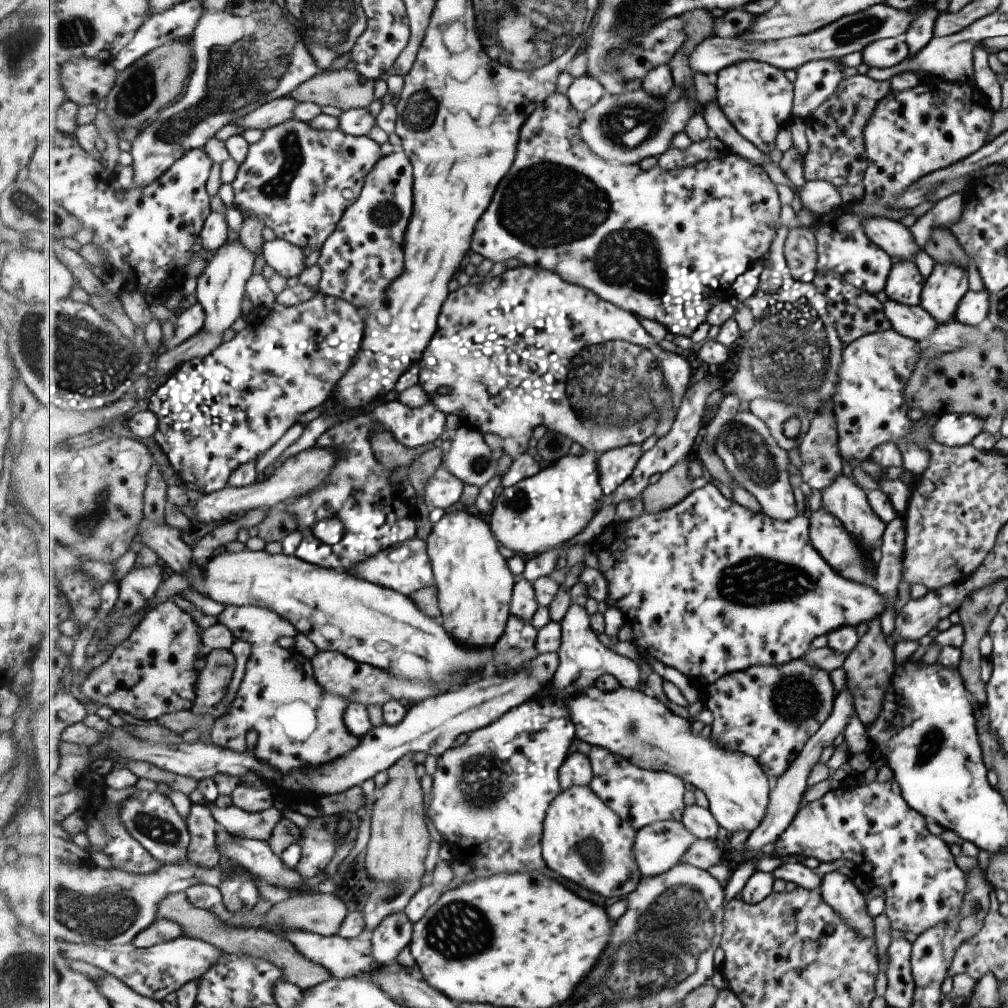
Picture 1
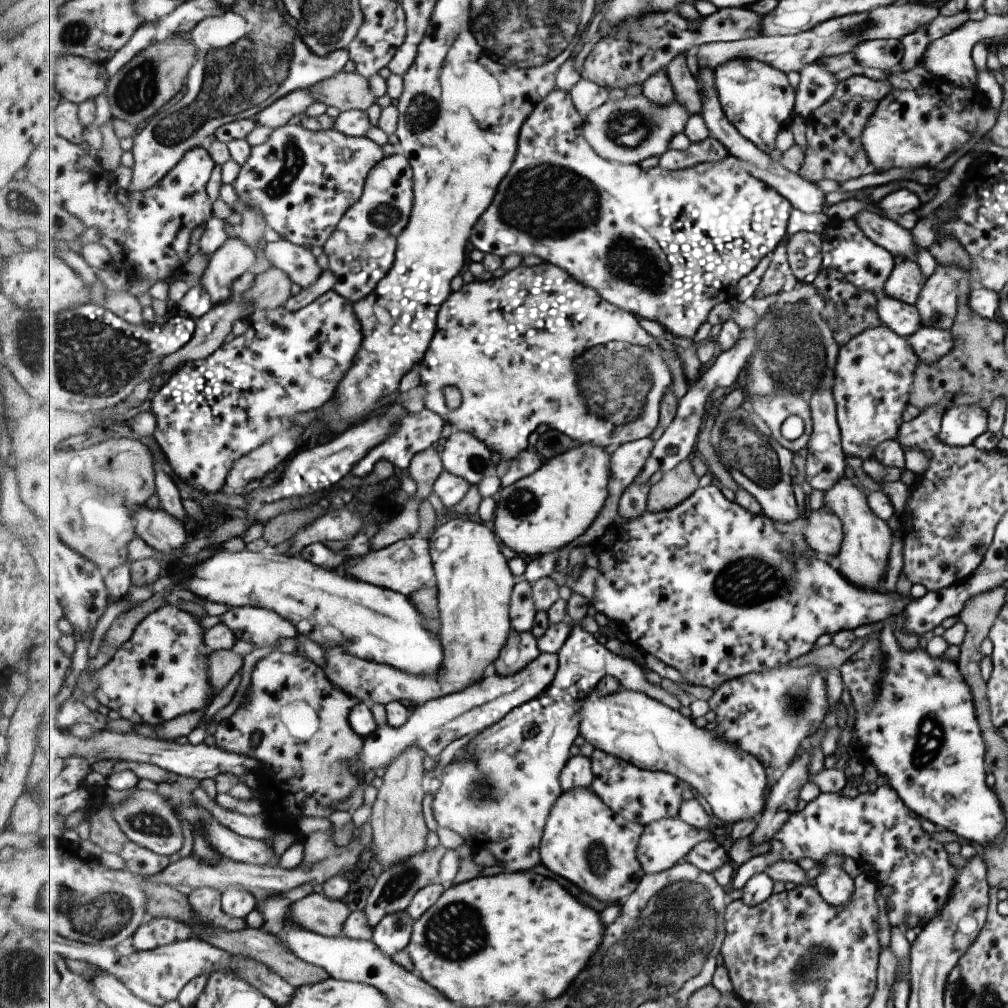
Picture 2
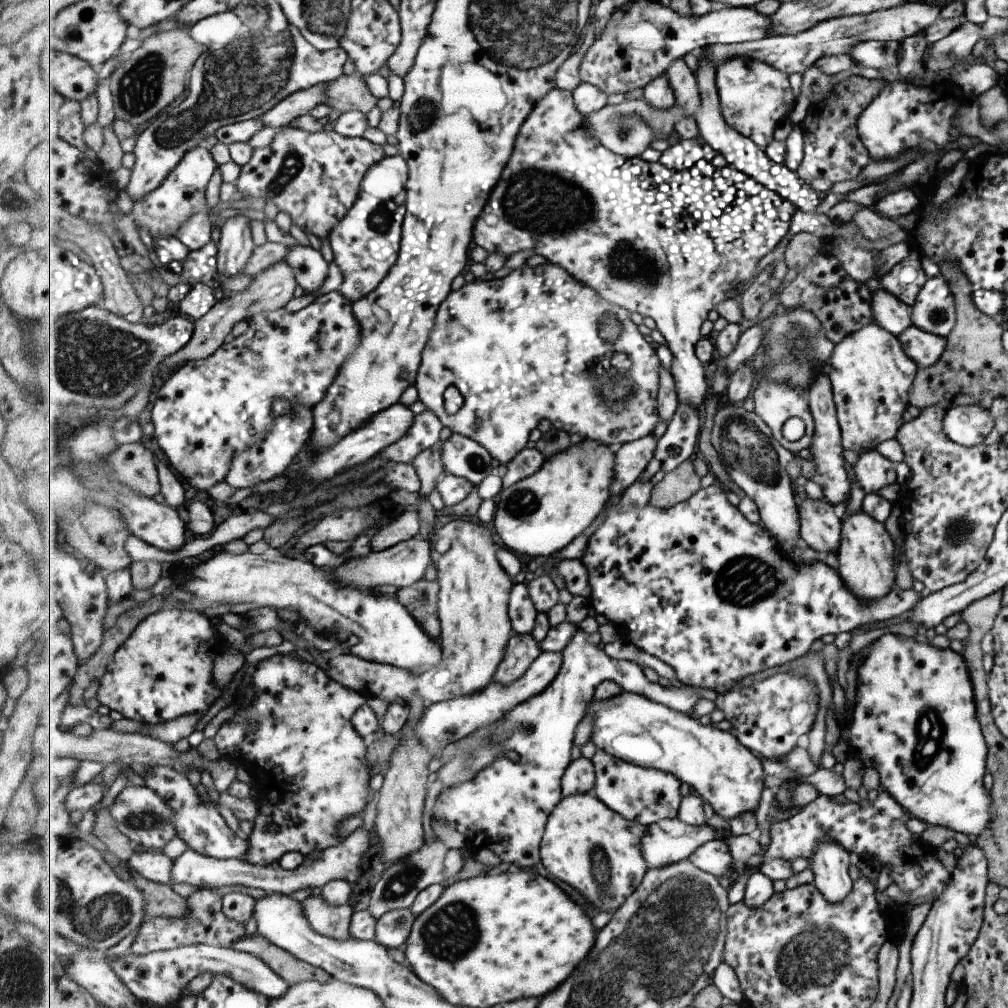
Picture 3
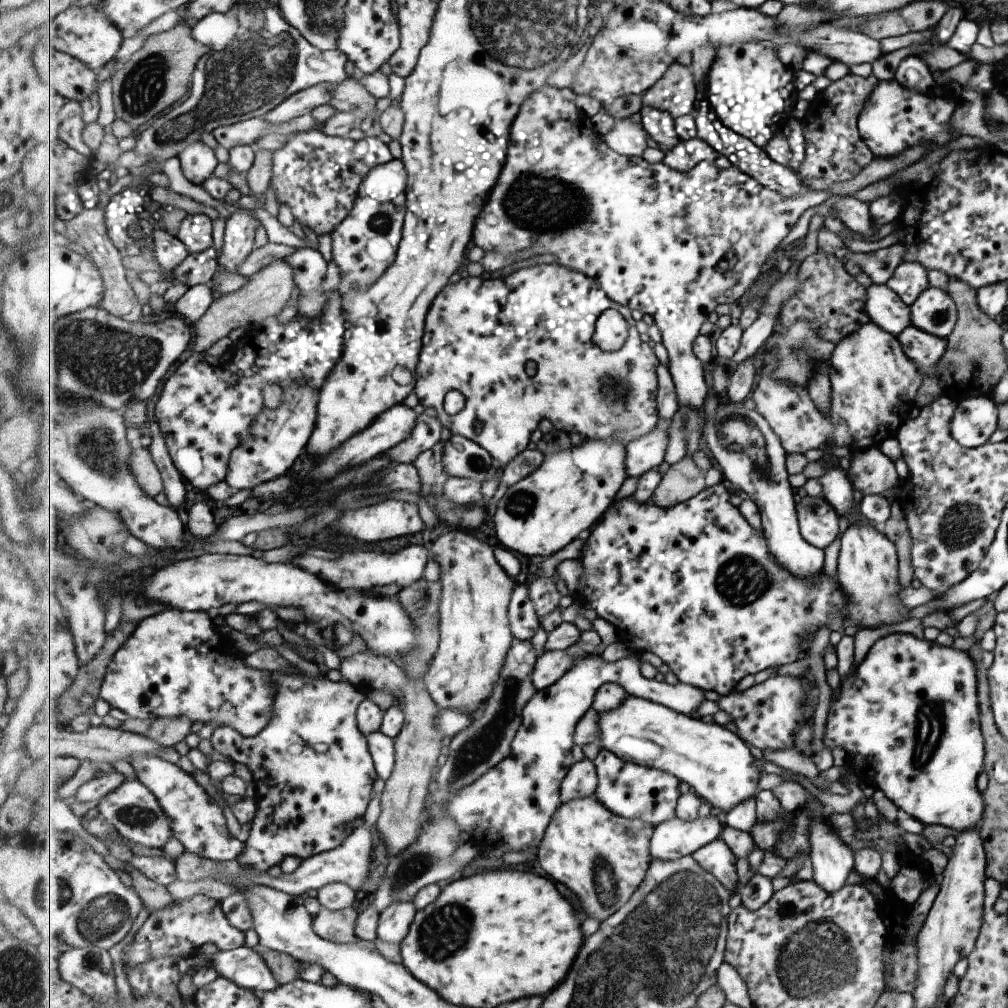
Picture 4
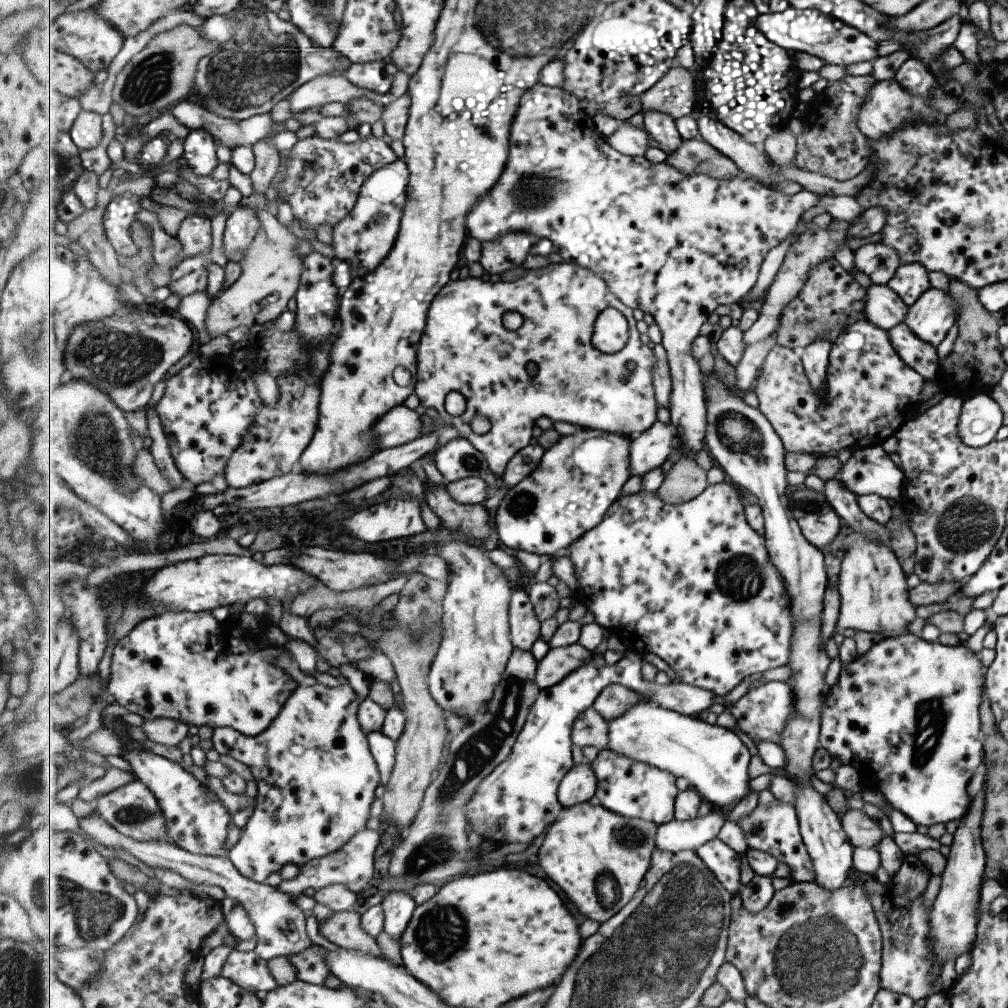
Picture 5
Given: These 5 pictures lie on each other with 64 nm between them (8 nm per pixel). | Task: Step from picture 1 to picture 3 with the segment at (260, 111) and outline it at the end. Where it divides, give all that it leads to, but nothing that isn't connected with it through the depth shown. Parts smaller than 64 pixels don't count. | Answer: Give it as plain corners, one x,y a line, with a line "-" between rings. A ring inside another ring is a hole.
315,85
311,88
297,91
270,108
262,117
265,126
276,128
289,127
291,122
303,115
309,115
310,112
327,102
328,85

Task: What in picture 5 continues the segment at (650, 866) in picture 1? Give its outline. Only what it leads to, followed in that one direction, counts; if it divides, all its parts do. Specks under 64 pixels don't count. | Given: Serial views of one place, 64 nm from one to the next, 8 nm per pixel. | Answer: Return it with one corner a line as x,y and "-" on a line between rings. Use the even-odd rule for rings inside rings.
710,804
705,816
691,821
673,819
667,824
659,825
659,834
655,841
657,850
673,854
683,850
696,851
707,842
715,840
728,821
722,811
724,810

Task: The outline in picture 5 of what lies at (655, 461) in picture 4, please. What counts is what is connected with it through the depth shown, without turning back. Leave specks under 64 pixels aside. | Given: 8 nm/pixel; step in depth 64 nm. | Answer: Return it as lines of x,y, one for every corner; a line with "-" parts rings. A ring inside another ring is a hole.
657,421
631,443
631,472
645,475
663,466
673,454
677,438
677,430
672,424

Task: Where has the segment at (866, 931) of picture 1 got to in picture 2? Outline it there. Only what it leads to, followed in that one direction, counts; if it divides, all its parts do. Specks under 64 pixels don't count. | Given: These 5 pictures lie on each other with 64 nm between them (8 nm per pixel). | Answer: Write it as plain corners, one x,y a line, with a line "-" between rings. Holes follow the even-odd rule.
827,854
827,858
819,864
819,874
811,880
811,884
818,889
819,896
835,908
847,906
853,896
853,879
843,869
841,862
843,857

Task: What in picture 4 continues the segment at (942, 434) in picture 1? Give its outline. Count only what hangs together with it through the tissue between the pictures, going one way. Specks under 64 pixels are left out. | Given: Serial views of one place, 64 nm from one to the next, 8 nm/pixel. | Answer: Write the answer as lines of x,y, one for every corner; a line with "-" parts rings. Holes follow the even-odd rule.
978,395
957,402
957,408
949,420
951,438
965,448
981,446
987,443
989,436
997,429
997,408
990,395

